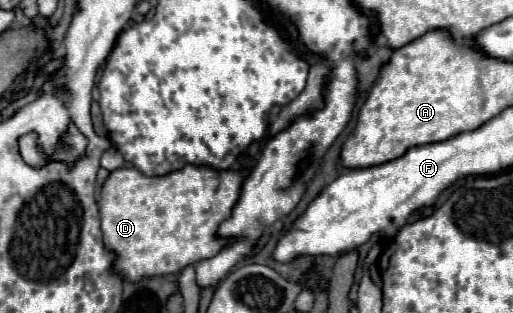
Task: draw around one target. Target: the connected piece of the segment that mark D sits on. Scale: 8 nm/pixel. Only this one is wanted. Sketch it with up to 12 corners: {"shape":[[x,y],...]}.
{"shape":[[247,169],[109,173],[105,245],[123,277],[179,273],[229,243]]}

